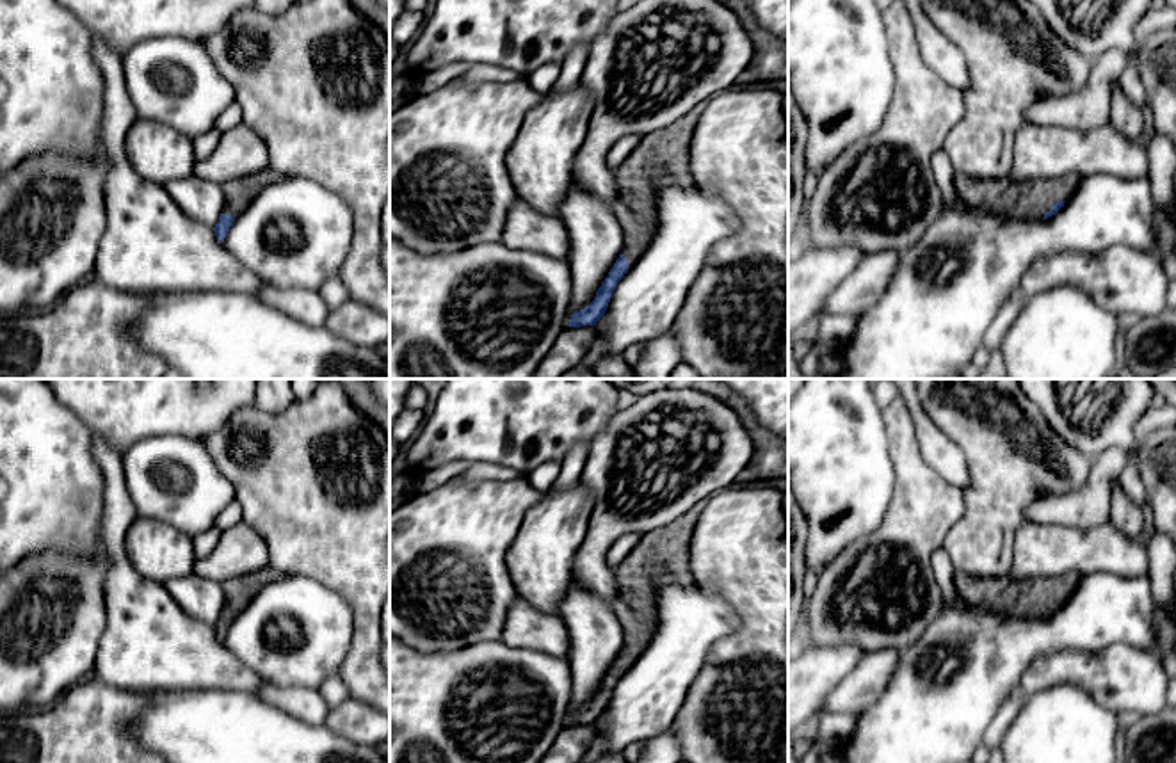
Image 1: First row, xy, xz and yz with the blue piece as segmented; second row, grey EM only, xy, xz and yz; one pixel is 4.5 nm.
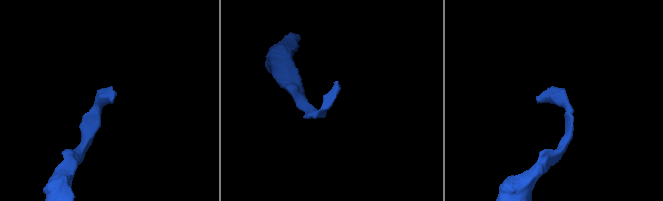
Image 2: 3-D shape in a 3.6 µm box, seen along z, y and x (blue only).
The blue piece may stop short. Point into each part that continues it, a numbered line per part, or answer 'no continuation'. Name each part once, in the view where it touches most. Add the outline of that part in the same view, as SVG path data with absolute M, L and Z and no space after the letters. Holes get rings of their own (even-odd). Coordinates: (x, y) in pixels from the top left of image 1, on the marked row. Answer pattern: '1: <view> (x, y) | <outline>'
1: yz (1007, 200) | M955 174L954 189L971 208L980 208L1000 219L1043 219L1057 201L1073 196L1080 178L1067 174L1041 181L979 180Z

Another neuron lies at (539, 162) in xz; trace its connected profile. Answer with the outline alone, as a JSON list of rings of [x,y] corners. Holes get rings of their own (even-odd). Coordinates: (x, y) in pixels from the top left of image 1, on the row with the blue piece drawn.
[[[582,82],[568,92],[543,94],[539,105],[527,114],[505,157],[507,174],[518,197],[539,213],[559,215],[566,226],[569,238],[566,261],[571,283],[566,327],[569,327],[568,324],[575,311],[584,309],[594,301],[598,288],[623,249],[623,231],[612,206],[573,181],[575,157],[585,139],[592,105],[592,94]]]

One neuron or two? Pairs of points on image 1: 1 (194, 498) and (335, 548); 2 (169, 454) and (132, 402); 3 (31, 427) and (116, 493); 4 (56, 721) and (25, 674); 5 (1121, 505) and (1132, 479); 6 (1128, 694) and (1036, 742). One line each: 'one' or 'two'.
1: two
2: two
3: two
4: two
5: two
6: two

